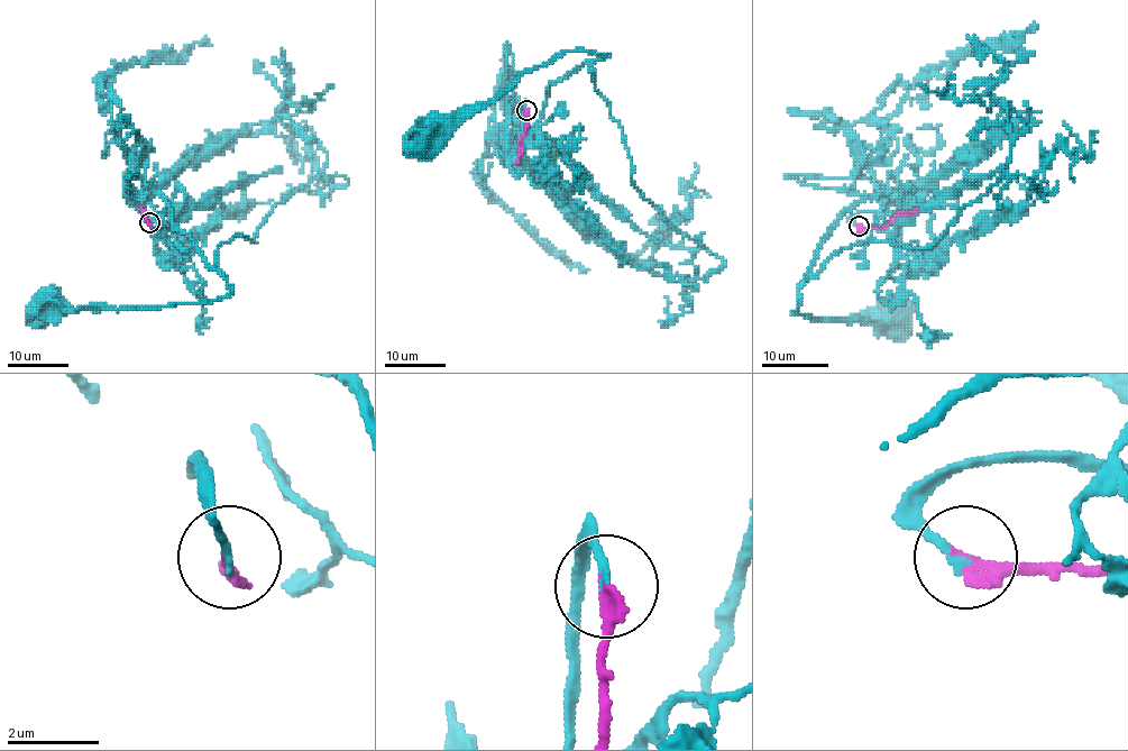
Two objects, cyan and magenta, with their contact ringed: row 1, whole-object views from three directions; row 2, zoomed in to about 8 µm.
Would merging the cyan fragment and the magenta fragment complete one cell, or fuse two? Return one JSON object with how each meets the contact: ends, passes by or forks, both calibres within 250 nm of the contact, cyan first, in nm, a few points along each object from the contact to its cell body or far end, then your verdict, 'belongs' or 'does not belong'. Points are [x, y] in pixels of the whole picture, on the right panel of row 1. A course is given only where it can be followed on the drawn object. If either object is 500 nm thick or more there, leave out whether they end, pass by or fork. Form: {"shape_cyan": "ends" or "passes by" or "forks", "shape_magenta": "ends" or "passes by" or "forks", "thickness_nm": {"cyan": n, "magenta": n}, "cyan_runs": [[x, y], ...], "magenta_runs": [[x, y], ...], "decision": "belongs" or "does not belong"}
{"shape_cyan": "ends", "shape_magenta": "ends", "thickness_nm": {"cyan": 170, "magenta": 240}, "cyan_runs": [[859, 226], [856, 213], [886, 210], [888, 191], [855, 202], [832, 227], [796, 313], [882, 322], [890, 312]], "magenta_runs": [[859, 226], [883, 227], [895, 216], [911, 213], [917, 209]], "decision": "belongs"}

